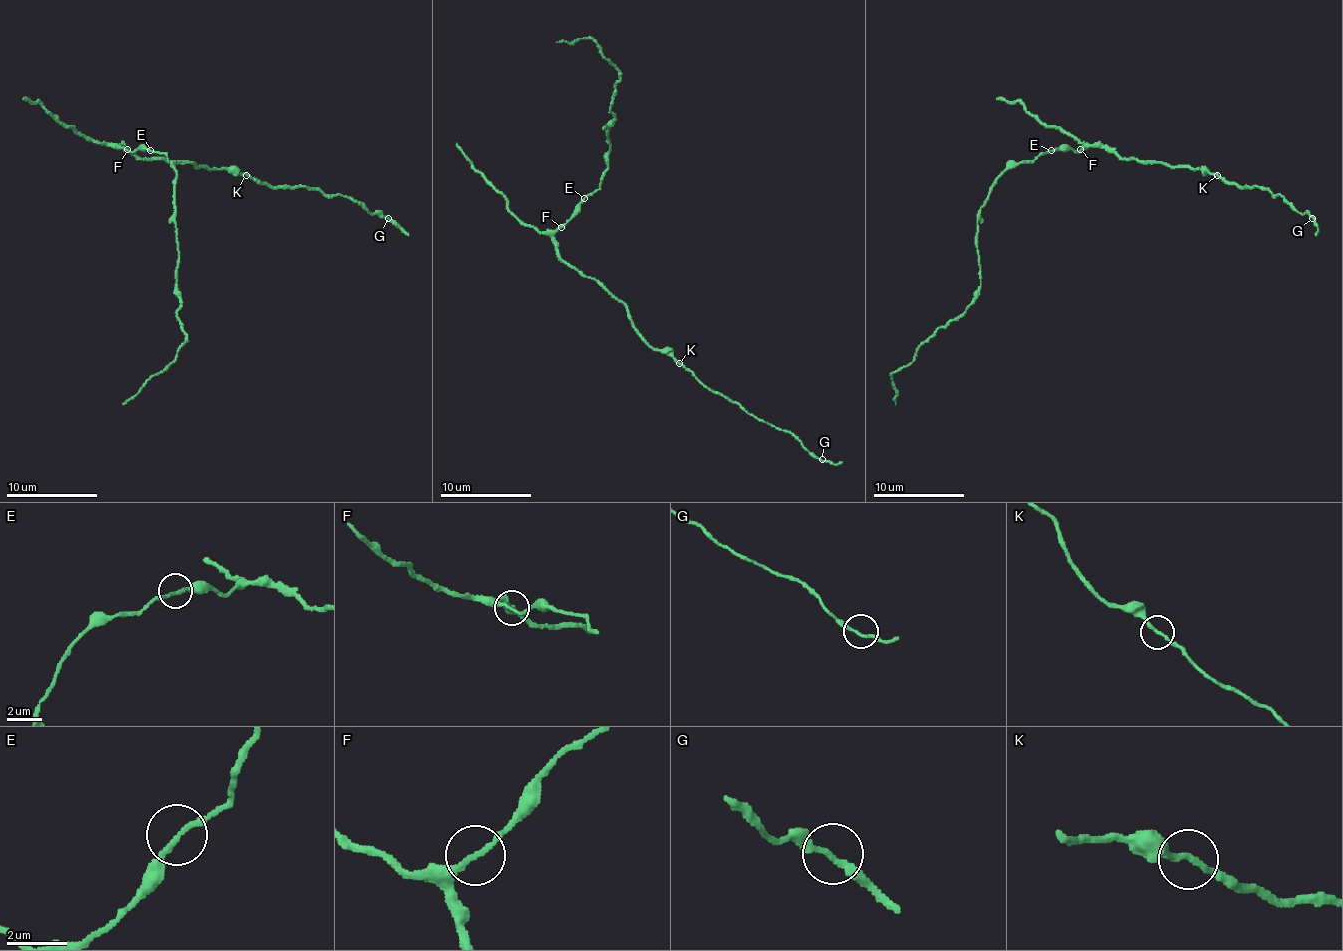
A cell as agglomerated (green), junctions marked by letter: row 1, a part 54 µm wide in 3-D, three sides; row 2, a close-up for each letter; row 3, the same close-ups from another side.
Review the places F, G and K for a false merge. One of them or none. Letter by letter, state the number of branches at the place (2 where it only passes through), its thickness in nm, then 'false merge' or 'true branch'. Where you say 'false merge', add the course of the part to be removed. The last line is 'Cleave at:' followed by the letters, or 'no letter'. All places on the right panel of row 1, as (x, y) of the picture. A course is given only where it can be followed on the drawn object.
F: 2 | 180 nm | true branch
G: 2 | 190 nm | true branch
K: 2 | 180 nm | true branch
Cleave at: no letter

